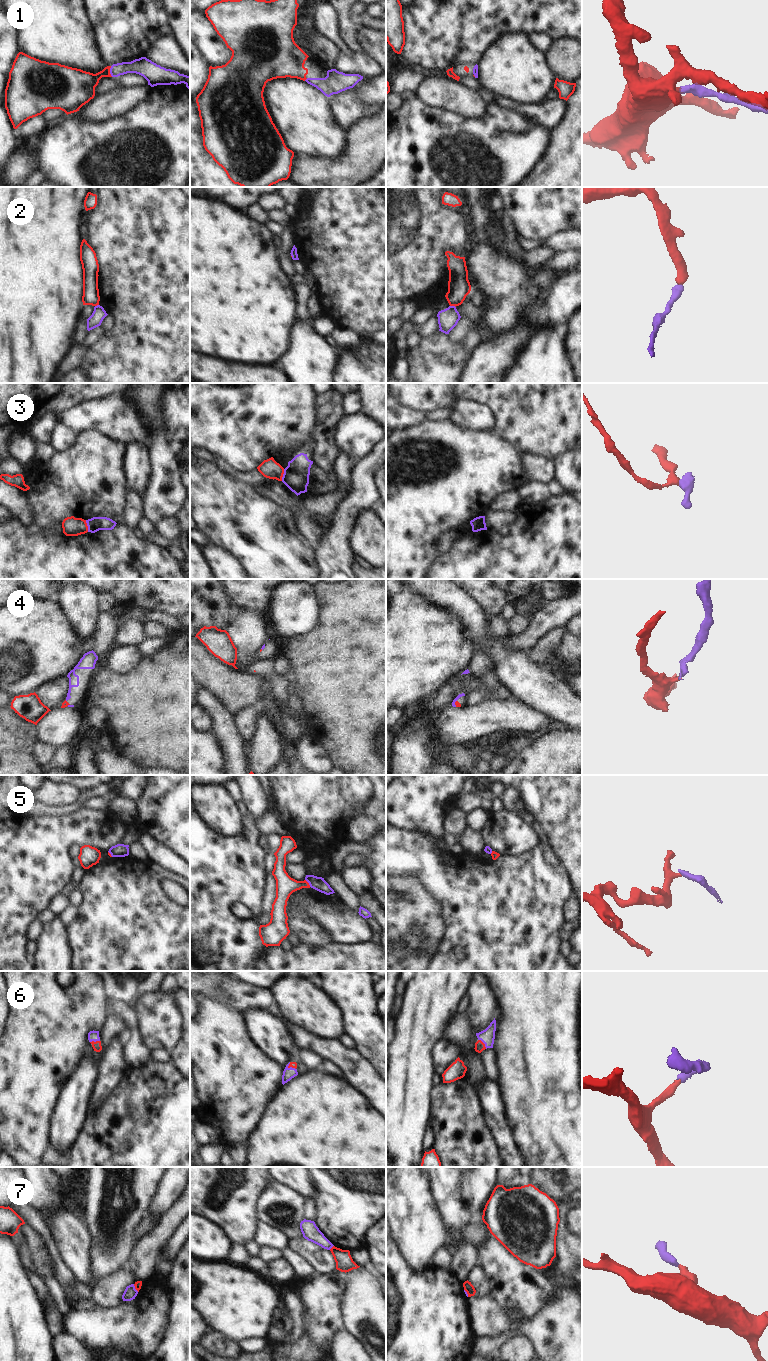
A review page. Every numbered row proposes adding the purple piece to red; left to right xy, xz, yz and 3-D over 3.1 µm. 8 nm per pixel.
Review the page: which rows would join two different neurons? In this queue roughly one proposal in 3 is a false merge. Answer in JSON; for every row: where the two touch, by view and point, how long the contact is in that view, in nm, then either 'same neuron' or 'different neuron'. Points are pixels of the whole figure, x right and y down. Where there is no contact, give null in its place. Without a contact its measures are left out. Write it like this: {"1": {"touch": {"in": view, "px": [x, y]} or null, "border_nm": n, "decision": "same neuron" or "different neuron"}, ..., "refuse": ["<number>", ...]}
{"1": {"touch": {"in": "xy", "px": [109, 71]}, "border_nm": 90, "decision": "same neuron"}, "2": {"touch": {"in": "yz", "px": [453, 305]}, "border_nm": 50, "decision": "different neuron"}, "3": {"touch": {"in": "xy", "px": [87, 526]}, "border_nm": 100, "decision": "different neuron"}, "4": {"touch": {"in": "yz", "px": [455, 703]}, "border_nm": 60, "decision": "same neuron"}, "5": {"touch": {"in": "xz", "px": [308, 883]}, "border_nm": 80, "decision": "same neuron"}, "6": {"touch": {"in": "yz", "px": [483, 1043]}, "border_nm": 100, "decision": "same neuron"}, "7": {"touch": {"in": "xy", "px": [135, 1288]}, "border_nm": 80, "decision": "different neuron"}, "refuse": ["2", "3", "7"]}

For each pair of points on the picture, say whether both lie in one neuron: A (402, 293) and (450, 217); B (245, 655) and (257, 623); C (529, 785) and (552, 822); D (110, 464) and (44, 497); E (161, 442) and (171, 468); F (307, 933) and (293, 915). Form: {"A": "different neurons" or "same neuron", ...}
{"A": "same neuron", "B": "same neuron", "C": "same neuron", "D": "same neuron", "E": "same neuron", "F": "same neuron"}

